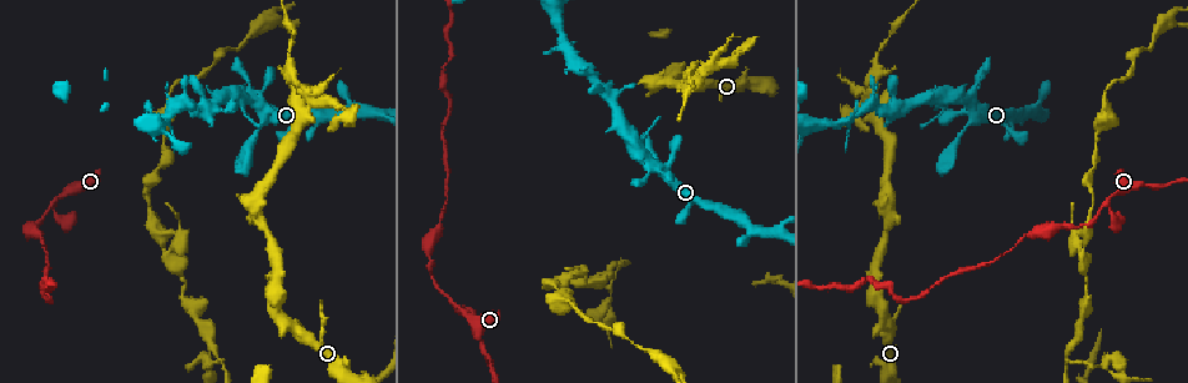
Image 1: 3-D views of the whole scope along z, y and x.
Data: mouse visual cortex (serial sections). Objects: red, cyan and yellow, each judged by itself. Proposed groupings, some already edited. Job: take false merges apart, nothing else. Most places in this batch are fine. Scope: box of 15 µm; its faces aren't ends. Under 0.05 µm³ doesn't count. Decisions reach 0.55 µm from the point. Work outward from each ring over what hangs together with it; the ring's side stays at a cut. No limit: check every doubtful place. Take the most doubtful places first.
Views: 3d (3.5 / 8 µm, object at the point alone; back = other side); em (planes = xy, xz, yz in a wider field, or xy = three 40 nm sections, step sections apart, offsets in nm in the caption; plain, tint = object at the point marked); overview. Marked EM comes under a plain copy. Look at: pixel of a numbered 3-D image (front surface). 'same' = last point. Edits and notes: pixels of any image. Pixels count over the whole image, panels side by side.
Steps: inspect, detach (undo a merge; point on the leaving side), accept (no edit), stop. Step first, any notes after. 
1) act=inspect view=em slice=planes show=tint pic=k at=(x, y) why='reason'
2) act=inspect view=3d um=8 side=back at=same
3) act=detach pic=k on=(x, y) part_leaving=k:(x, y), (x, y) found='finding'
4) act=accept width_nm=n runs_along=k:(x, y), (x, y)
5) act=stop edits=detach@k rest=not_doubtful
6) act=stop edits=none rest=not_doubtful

act=inspect view=3d um=3.5 pic=1 at=(712, 67) why='sudden change in width'

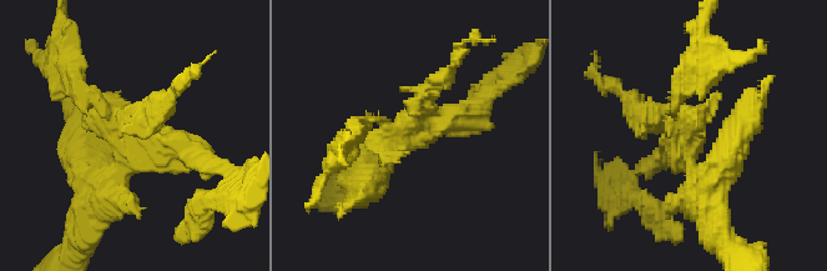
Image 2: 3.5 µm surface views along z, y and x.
act=inspect view=em slice=xy step=1 show=tint pic=2 at=(125, 156) arms=4 arm_widths_nm=150,200,300,350

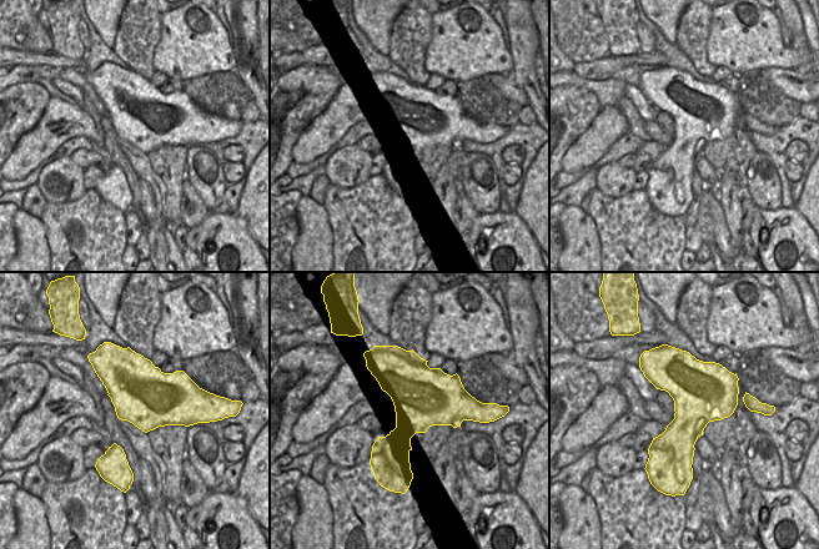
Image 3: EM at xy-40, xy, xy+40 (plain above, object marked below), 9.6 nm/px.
act=inspect view=em slice=planes show=tint at=same

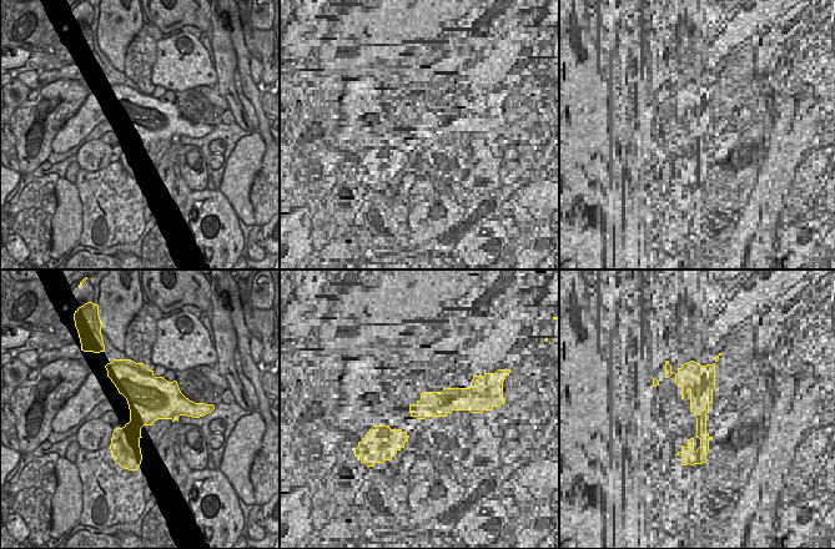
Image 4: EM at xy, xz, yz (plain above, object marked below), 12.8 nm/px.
act=accept runs_along=2:(714, 226), (679, 95) found='one cell here'

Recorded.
act=inspect view=3d um=3.5 pic=1 at=(876, 57) why='calibre changes'

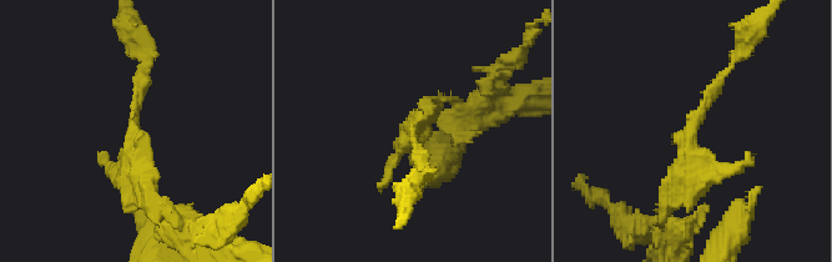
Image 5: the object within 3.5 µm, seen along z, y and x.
act=inspect view=em slice=xy step=1 show=tint pic=5 at=(693, 123) arm_widths_nm=150,300 why='shape alone is not enough'

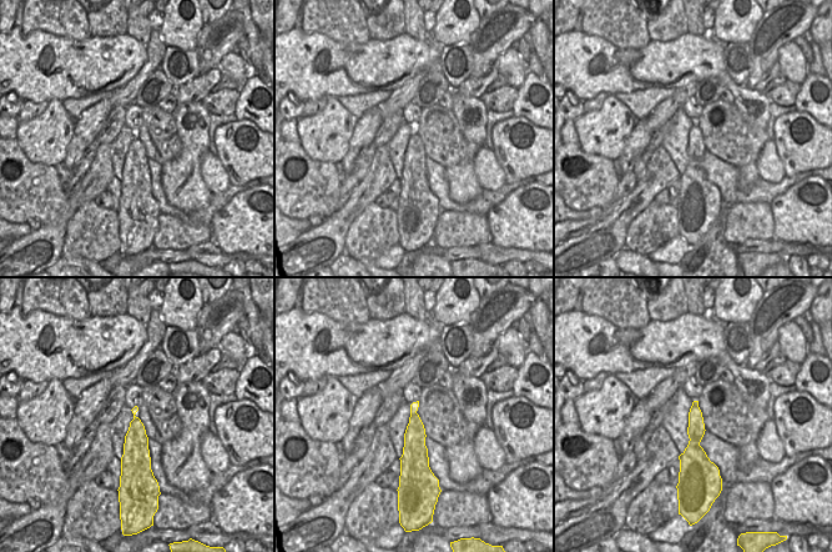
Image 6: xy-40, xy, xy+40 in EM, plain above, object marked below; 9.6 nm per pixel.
act=accept runs_along=5:(675, 195), (695, 172), (691, 126), (736, 54) found='one cell here'

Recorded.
act=inspect view=3d um=8 pic=1 at=(52, 204) why='branch point'

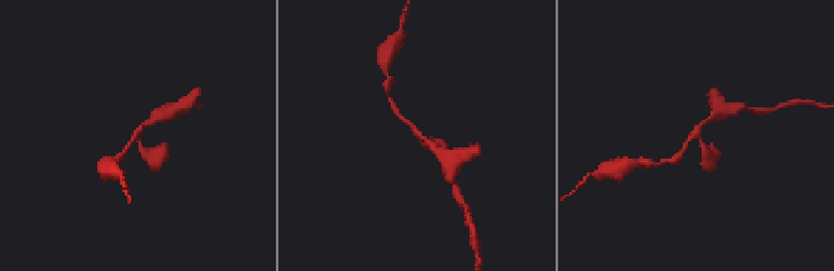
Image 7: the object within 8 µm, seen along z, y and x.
act=inspect view=em slice=xy step=1 show=tint pic=7 at=(416, 135)

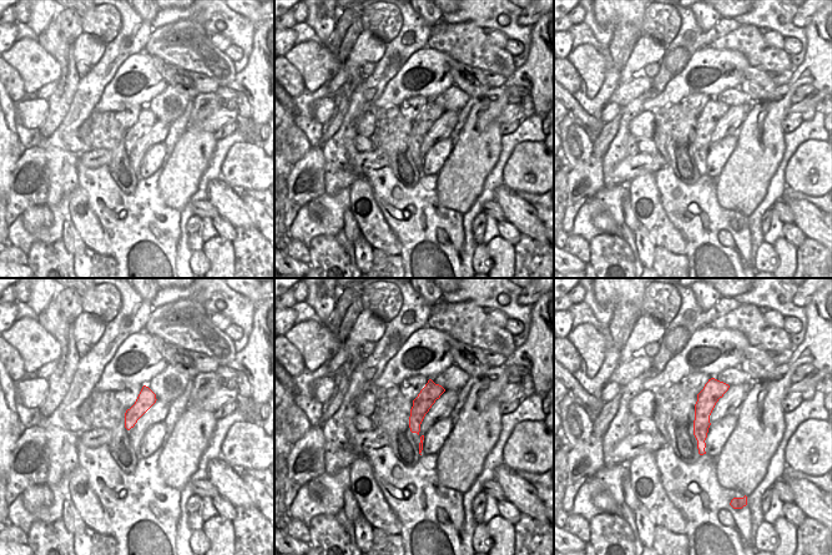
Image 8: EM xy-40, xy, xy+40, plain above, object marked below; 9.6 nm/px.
act=accept found='one cell here'

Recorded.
act=stop edits=none rest=not_doubtful

